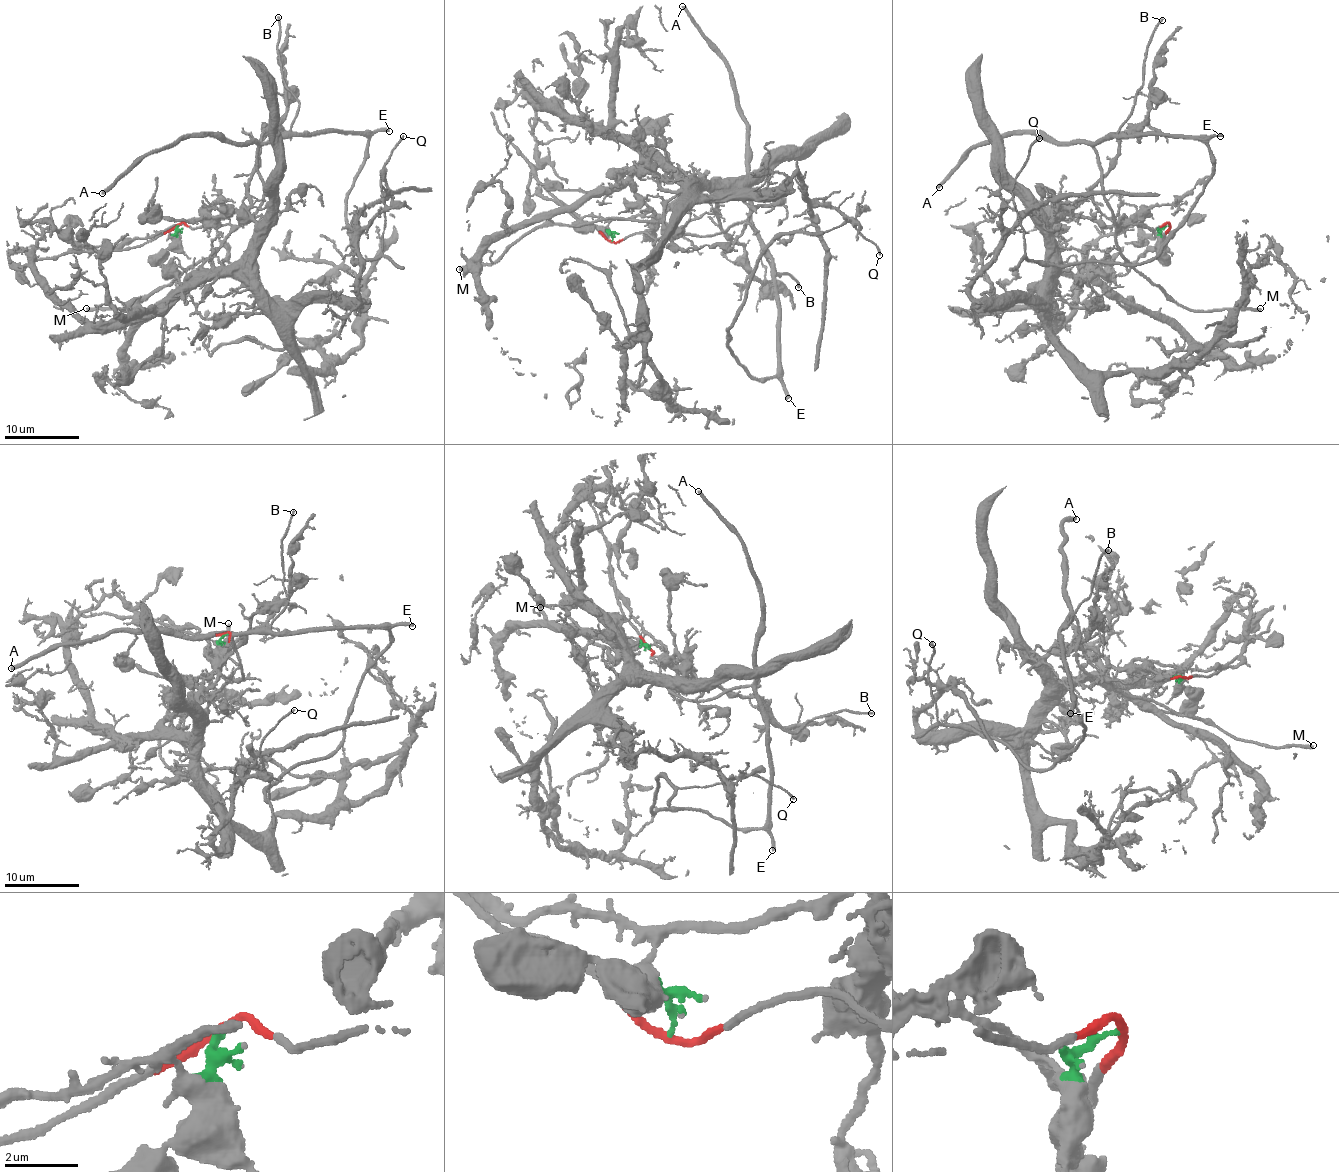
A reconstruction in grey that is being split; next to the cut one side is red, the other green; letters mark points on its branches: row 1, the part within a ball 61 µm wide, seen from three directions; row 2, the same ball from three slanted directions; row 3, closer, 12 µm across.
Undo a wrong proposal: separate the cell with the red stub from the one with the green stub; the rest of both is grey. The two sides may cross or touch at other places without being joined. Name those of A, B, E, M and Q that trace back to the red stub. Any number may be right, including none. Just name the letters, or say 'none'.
A, B, E, M, Q

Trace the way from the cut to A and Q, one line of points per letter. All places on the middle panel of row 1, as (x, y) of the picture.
A: (611, 241), (647, 232), (663, 241), (671, 232), (708, 236), (749, 216), (748, 122), (724, 55), (681, 7)
Q: (611, 241), (750, 226), (777, 304), (767, 378), (751, 376), (726, 338), (775, 238), (848, 221), (880, 255)

